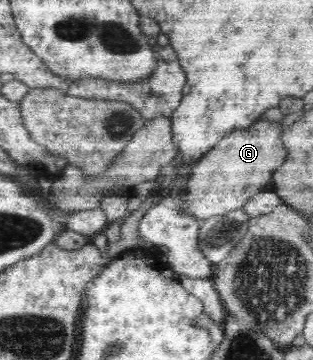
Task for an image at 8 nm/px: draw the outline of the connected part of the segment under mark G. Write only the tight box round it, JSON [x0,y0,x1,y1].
[188,122,289,221]

